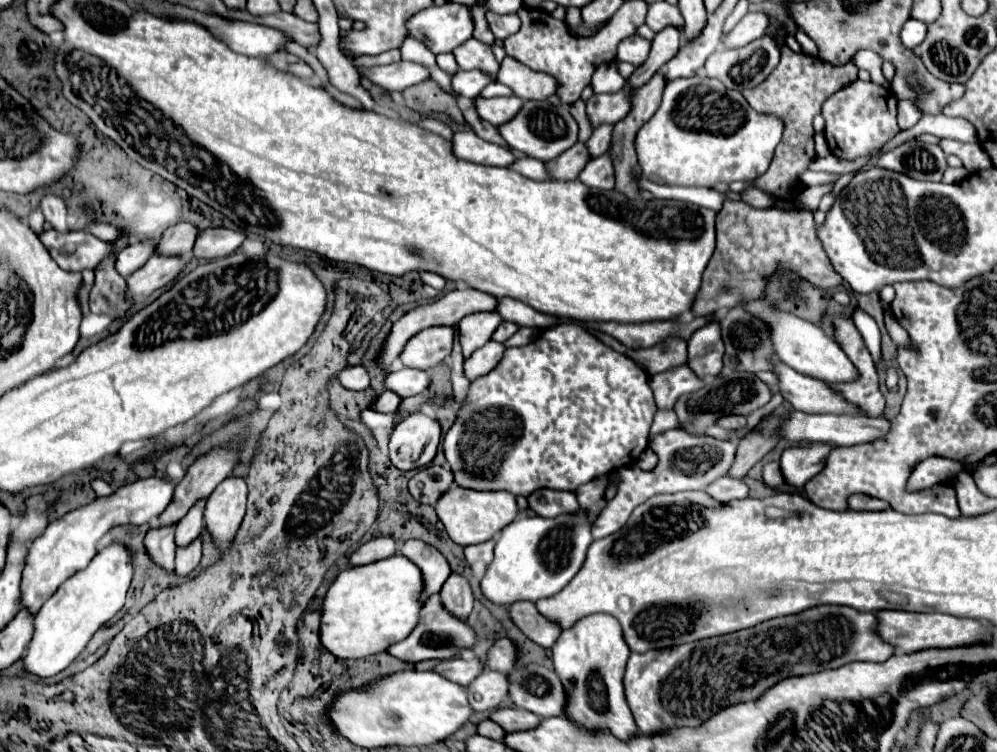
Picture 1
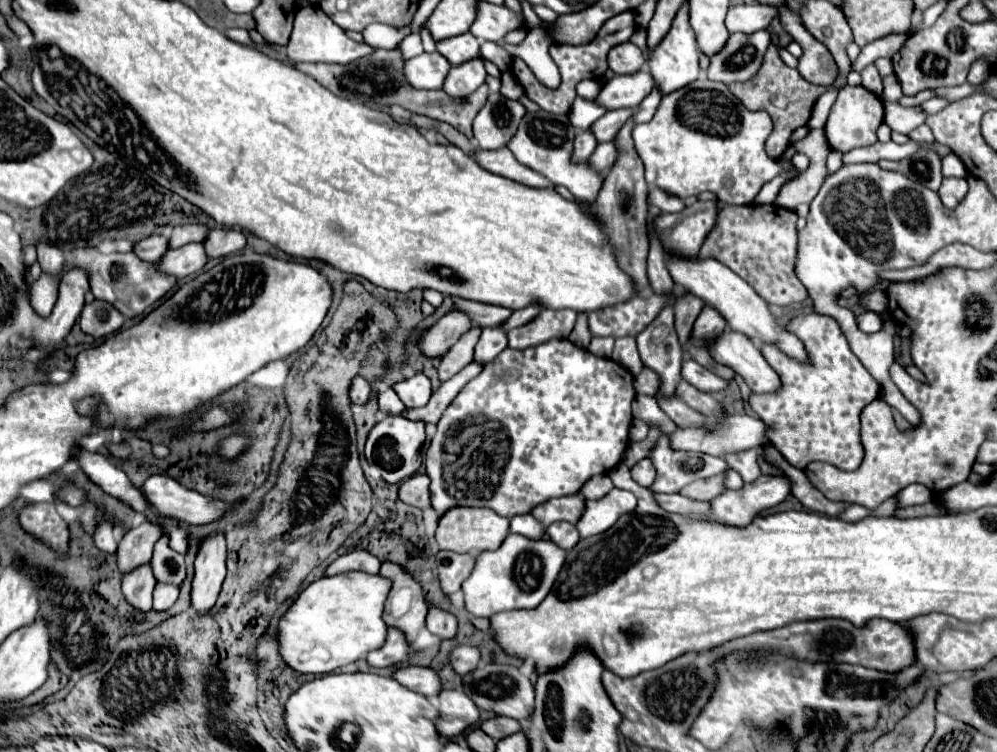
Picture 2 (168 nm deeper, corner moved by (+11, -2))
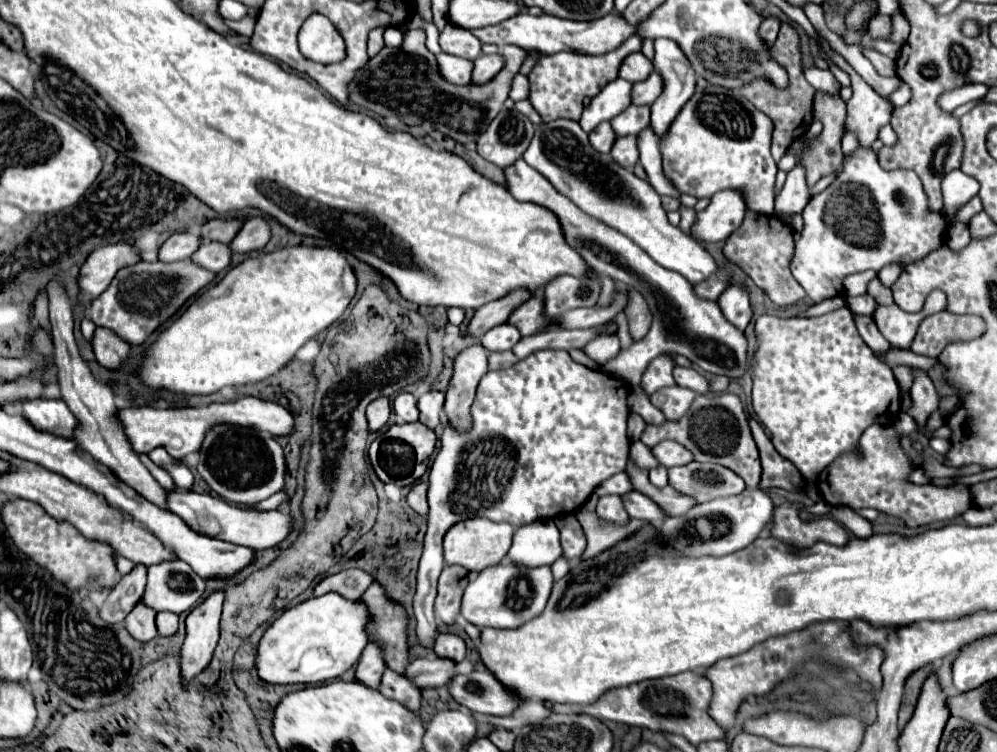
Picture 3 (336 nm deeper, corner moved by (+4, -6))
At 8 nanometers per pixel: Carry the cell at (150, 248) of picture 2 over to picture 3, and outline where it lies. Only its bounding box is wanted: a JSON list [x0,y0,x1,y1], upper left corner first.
[160,233,202,261]

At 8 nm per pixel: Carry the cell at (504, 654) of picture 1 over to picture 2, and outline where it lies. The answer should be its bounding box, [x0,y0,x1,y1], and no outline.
[451,645,481,675]

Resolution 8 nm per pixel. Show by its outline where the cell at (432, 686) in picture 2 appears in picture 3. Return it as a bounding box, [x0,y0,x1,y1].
[378,669,422,711]

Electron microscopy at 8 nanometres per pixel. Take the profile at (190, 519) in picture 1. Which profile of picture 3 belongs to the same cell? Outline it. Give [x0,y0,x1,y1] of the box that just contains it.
[142,559,206,615]

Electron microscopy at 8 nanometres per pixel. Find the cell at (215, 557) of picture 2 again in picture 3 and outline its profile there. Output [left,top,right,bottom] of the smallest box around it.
[180,591,224,687]

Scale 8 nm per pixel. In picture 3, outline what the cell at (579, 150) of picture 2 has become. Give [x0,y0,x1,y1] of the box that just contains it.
[590,121,616,153]

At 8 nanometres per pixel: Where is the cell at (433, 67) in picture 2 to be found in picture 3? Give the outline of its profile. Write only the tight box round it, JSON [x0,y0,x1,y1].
[438,53,474,85]

